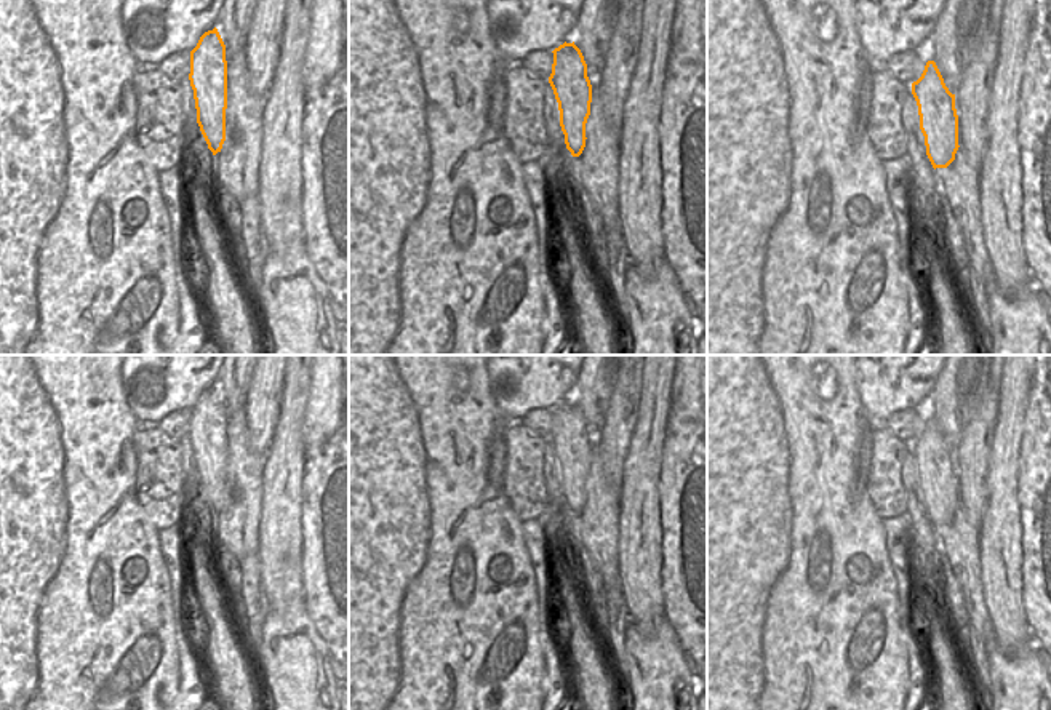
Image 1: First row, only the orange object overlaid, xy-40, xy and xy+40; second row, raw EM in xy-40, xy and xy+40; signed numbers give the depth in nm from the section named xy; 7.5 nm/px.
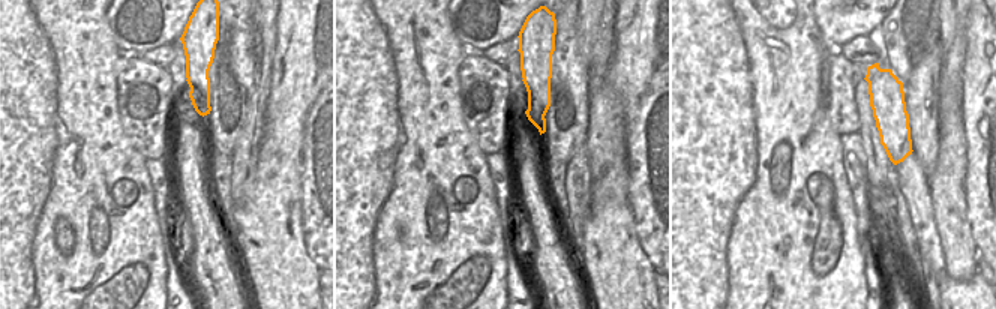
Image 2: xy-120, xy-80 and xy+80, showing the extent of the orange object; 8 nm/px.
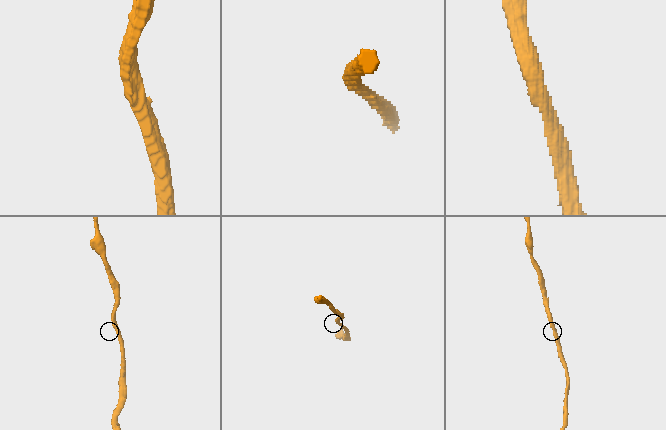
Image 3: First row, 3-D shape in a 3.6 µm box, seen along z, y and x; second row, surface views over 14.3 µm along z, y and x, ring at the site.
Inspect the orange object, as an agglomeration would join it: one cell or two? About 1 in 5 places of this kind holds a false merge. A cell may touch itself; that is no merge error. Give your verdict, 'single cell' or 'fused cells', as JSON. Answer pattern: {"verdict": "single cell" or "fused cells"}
{"verdict": "single cell"}

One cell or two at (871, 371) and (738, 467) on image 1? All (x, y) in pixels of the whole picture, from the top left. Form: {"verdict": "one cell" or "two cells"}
{"verdict": "two cells"}

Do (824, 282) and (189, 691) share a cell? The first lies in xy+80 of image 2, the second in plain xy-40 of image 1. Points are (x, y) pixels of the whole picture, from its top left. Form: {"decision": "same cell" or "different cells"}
{"decision": "different cells"}

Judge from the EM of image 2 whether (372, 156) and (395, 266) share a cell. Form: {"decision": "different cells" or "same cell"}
{"decision": "same cell"}

